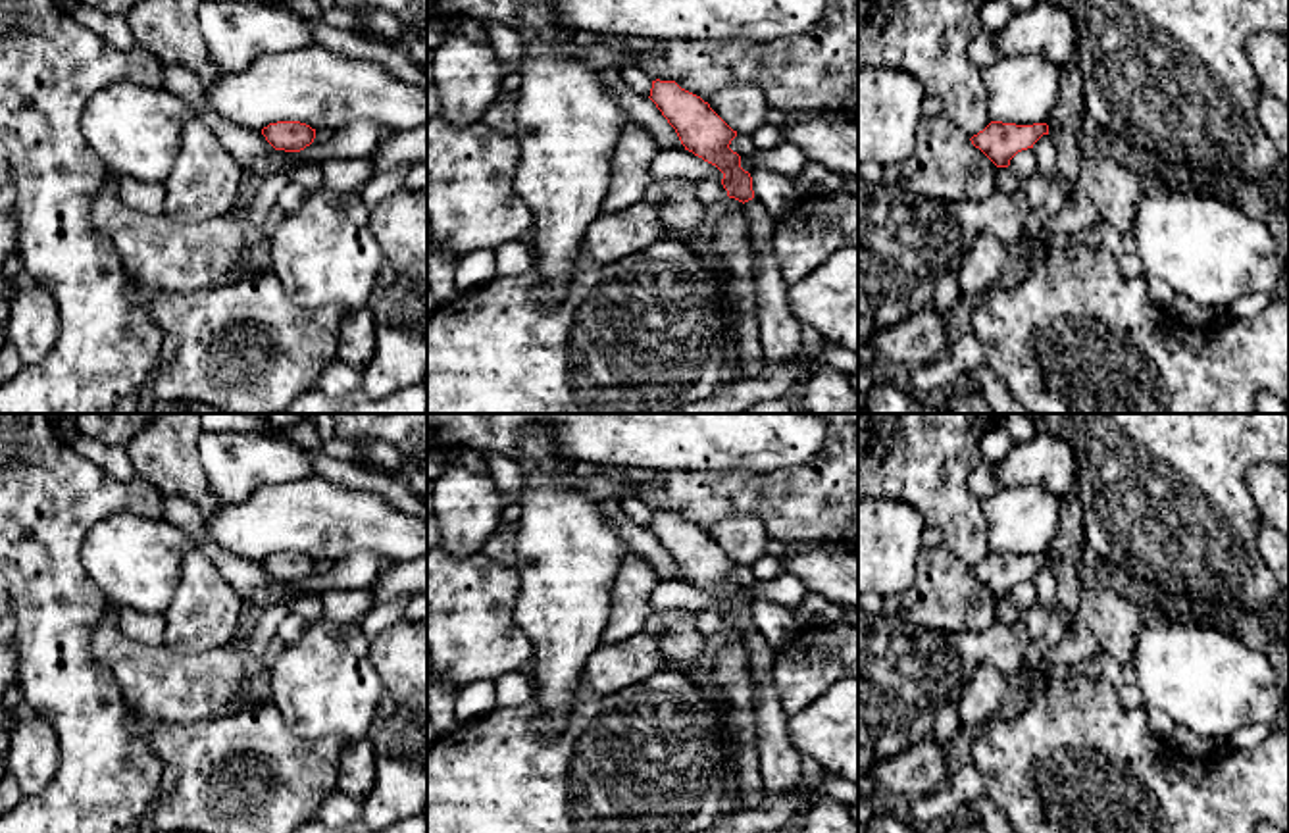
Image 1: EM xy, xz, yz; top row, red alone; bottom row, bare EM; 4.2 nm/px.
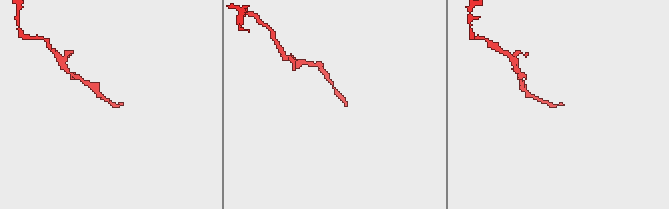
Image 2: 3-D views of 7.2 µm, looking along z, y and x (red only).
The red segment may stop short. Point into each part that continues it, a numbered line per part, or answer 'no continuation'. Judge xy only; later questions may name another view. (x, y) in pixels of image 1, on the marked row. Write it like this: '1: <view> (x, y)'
no continuation

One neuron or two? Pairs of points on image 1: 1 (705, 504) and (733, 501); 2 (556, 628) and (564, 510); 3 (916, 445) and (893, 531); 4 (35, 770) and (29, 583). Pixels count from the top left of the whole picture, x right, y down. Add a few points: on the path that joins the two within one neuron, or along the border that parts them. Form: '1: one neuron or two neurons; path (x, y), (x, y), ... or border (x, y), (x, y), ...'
1: one neuron; path (712, 501), (726, 501)
2: one neuron; path (564, 599), (564, 539)
3: two neurons; border (878, 497), (909, 503), (928, 524)
4: two neurons; border (39, 716), (52, 728), (60, 758)

